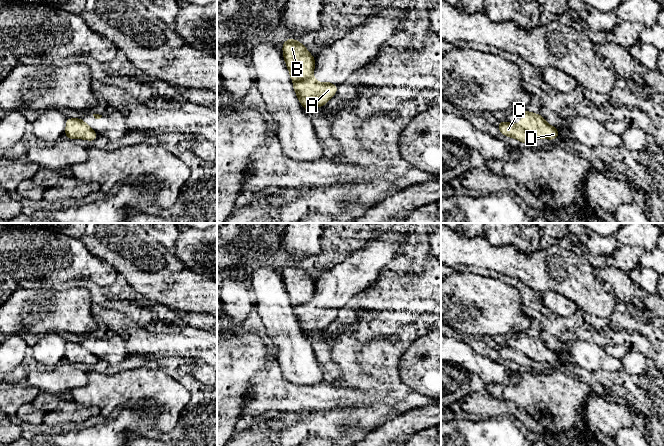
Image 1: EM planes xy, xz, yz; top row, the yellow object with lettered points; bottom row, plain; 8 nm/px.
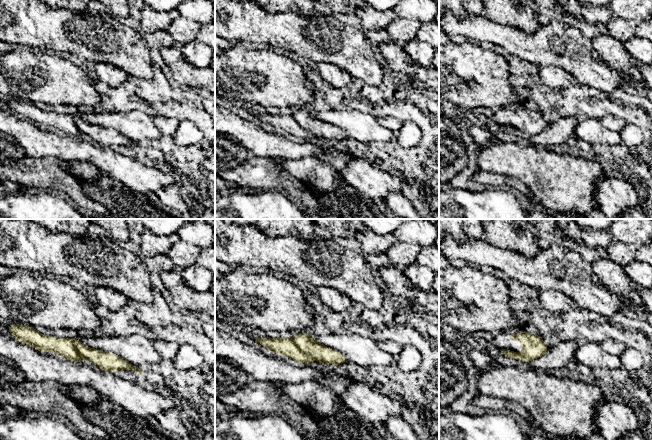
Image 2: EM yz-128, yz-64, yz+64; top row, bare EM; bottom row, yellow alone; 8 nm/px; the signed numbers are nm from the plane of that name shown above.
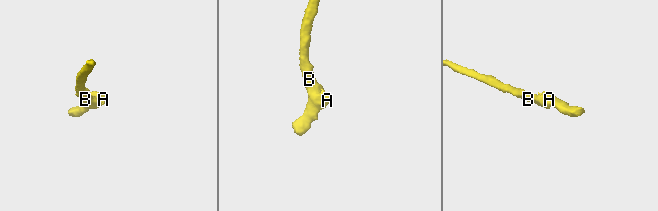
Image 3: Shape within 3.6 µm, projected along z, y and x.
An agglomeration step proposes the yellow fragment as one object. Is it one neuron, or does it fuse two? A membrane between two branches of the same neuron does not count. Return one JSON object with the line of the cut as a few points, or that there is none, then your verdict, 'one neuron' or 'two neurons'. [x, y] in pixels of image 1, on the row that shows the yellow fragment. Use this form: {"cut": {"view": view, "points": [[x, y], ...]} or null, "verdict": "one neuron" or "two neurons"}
{"cut": {"view": "xz", "points": [[312, 73], [309, 77], [294, 83]]}, "verdict": "two neurons"}

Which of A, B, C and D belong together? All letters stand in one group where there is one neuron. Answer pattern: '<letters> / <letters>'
A D / B C

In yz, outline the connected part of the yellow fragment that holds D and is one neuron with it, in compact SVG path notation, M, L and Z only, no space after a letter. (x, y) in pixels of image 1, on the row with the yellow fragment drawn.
M526 110L519 112L522 117L522 122L517 124L534 138L555 140L558 138L558 129L549 125L545 119L536 113L531 113Z

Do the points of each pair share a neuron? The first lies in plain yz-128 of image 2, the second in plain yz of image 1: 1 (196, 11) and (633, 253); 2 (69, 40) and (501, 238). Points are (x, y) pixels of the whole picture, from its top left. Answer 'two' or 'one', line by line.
1: two
2: two

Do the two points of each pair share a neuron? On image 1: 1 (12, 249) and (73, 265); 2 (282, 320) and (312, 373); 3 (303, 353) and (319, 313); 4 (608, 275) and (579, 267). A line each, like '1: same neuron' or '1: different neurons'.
1: same neuron
2: same neuron
3: different neurons
4: different neurons

